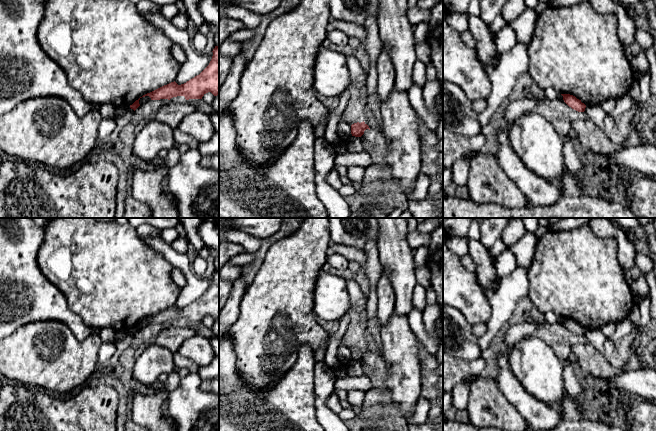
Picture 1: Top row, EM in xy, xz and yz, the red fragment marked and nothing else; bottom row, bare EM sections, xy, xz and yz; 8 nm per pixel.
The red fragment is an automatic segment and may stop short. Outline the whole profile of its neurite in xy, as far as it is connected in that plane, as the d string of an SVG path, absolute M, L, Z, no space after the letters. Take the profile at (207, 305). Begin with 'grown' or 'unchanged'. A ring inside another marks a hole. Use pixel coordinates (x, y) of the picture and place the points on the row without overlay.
unchanged; M215 270L212 276L209 289L199 299L181 309L175 305L171 306L142 321L149 320L151 324L170 324L173 321L184 320L189 324L202 323L208 316L214 320L219 319L219 270Z

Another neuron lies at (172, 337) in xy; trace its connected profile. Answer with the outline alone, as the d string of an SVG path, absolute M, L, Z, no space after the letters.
M187 324L182 327L170 325L158 334L155 343L167 348L173 353L177 353L181 345L195 334L195 330Z

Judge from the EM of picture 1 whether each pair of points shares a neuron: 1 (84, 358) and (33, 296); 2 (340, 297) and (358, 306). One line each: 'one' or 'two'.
1: two
2: two

